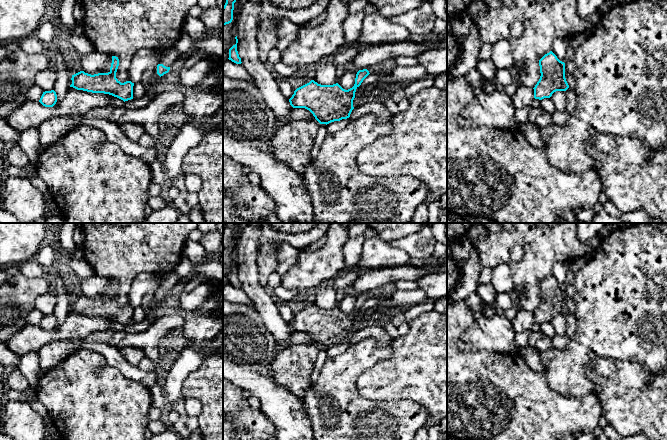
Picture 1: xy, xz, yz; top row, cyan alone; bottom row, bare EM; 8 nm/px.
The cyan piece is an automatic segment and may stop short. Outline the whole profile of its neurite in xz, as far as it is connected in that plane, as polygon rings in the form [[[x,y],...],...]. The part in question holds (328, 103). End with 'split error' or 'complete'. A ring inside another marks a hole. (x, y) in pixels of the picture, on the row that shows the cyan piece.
[[[367,69],[359,70],[356,74],[355,84],[345,90],[338,83],[321,85],[311,80],[309,83],[297,88],[289,99],[293,108],[309,110],[320,124],[329,124],[334,121],[347,119],[353,107],[356,89],[369,75]]] | complete

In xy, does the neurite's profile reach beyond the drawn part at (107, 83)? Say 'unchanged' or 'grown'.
unchanged

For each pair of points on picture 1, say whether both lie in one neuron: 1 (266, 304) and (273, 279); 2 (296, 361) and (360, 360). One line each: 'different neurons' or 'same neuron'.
1: different neurons
2: different neurons

